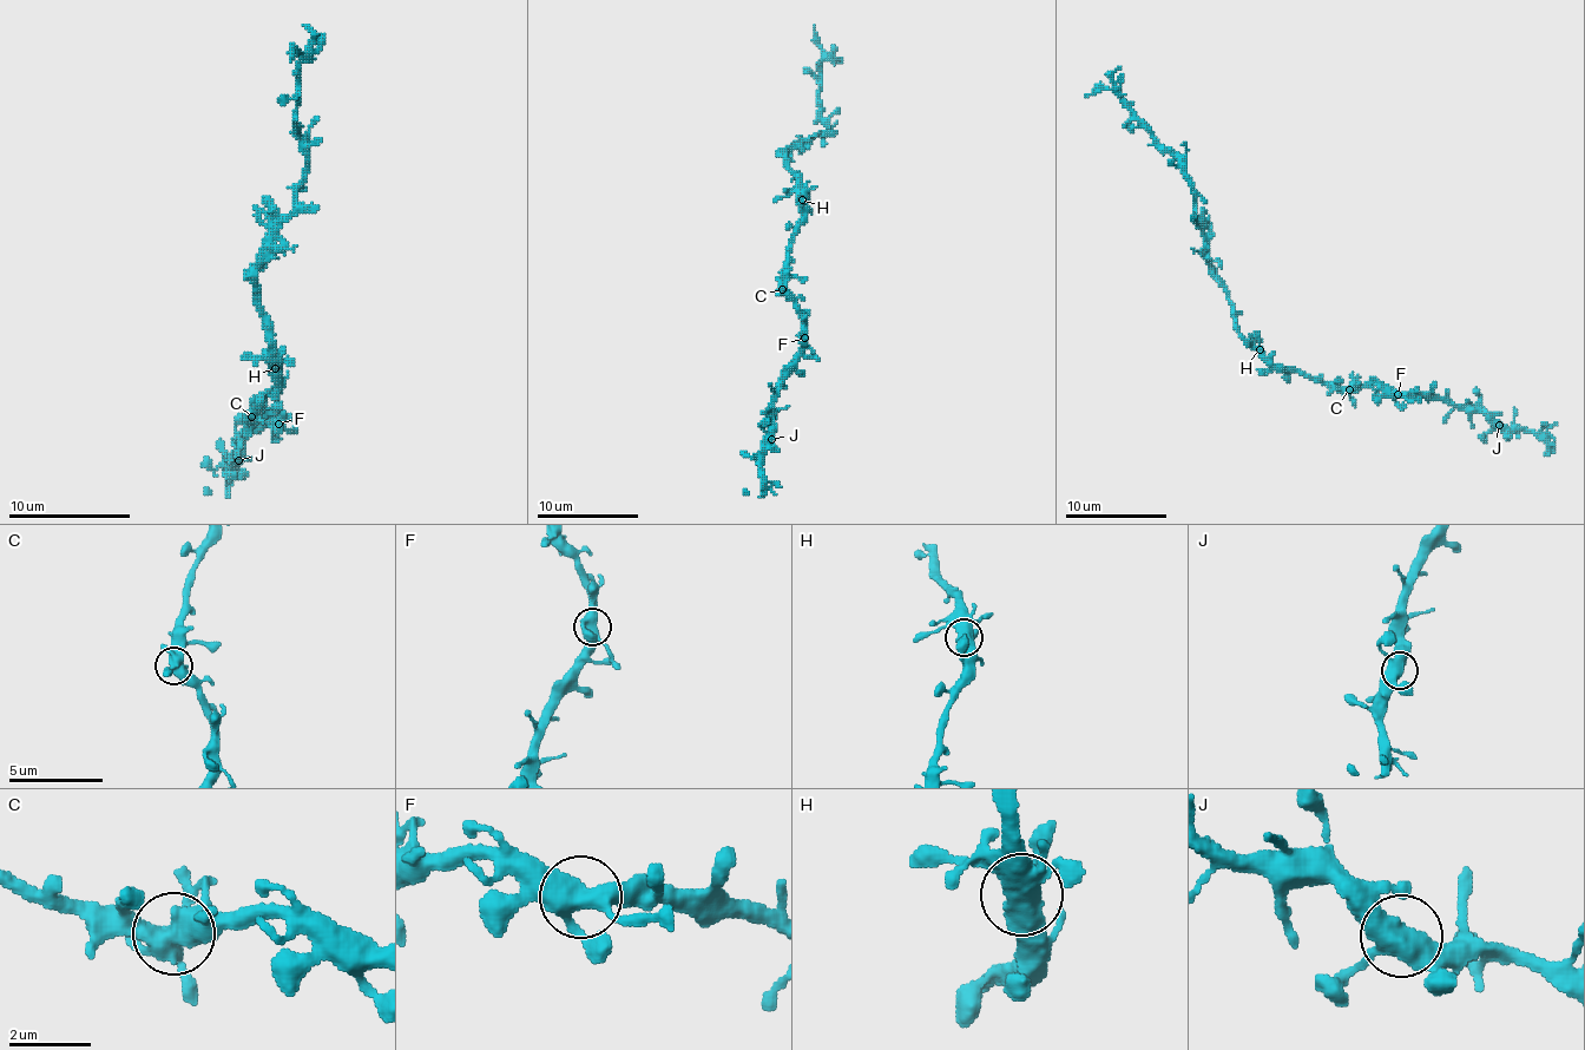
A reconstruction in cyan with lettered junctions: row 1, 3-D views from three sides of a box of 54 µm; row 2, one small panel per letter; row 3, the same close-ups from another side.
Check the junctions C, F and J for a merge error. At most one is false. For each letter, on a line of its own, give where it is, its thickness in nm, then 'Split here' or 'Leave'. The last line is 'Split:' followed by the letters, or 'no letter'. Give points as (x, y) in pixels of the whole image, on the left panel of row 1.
C: Place: (251, 417). Thickness 500 nm. Leave
F: Place: (278, 424). Thickness 480 nm. Leave
J: Place: (238, 460). Thickness 460 nm. Leave
Split: no letter

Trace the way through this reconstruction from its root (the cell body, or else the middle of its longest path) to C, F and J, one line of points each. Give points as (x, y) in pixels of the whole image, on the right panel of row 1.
C: (1262, 354), (1274, 365), (1324, 382), (1337, 382), (1350, 389)
F: (1262, 354), (1274, 365), (1309, 374), (1327, 385), (1386, 385), (1398, 394)
J: (1262, 354), (1274, 365), (1327, 385), (1386, 385), (1400, 392), (1433, 392), (1464, 409), (1484, 409), (1499, 425)

